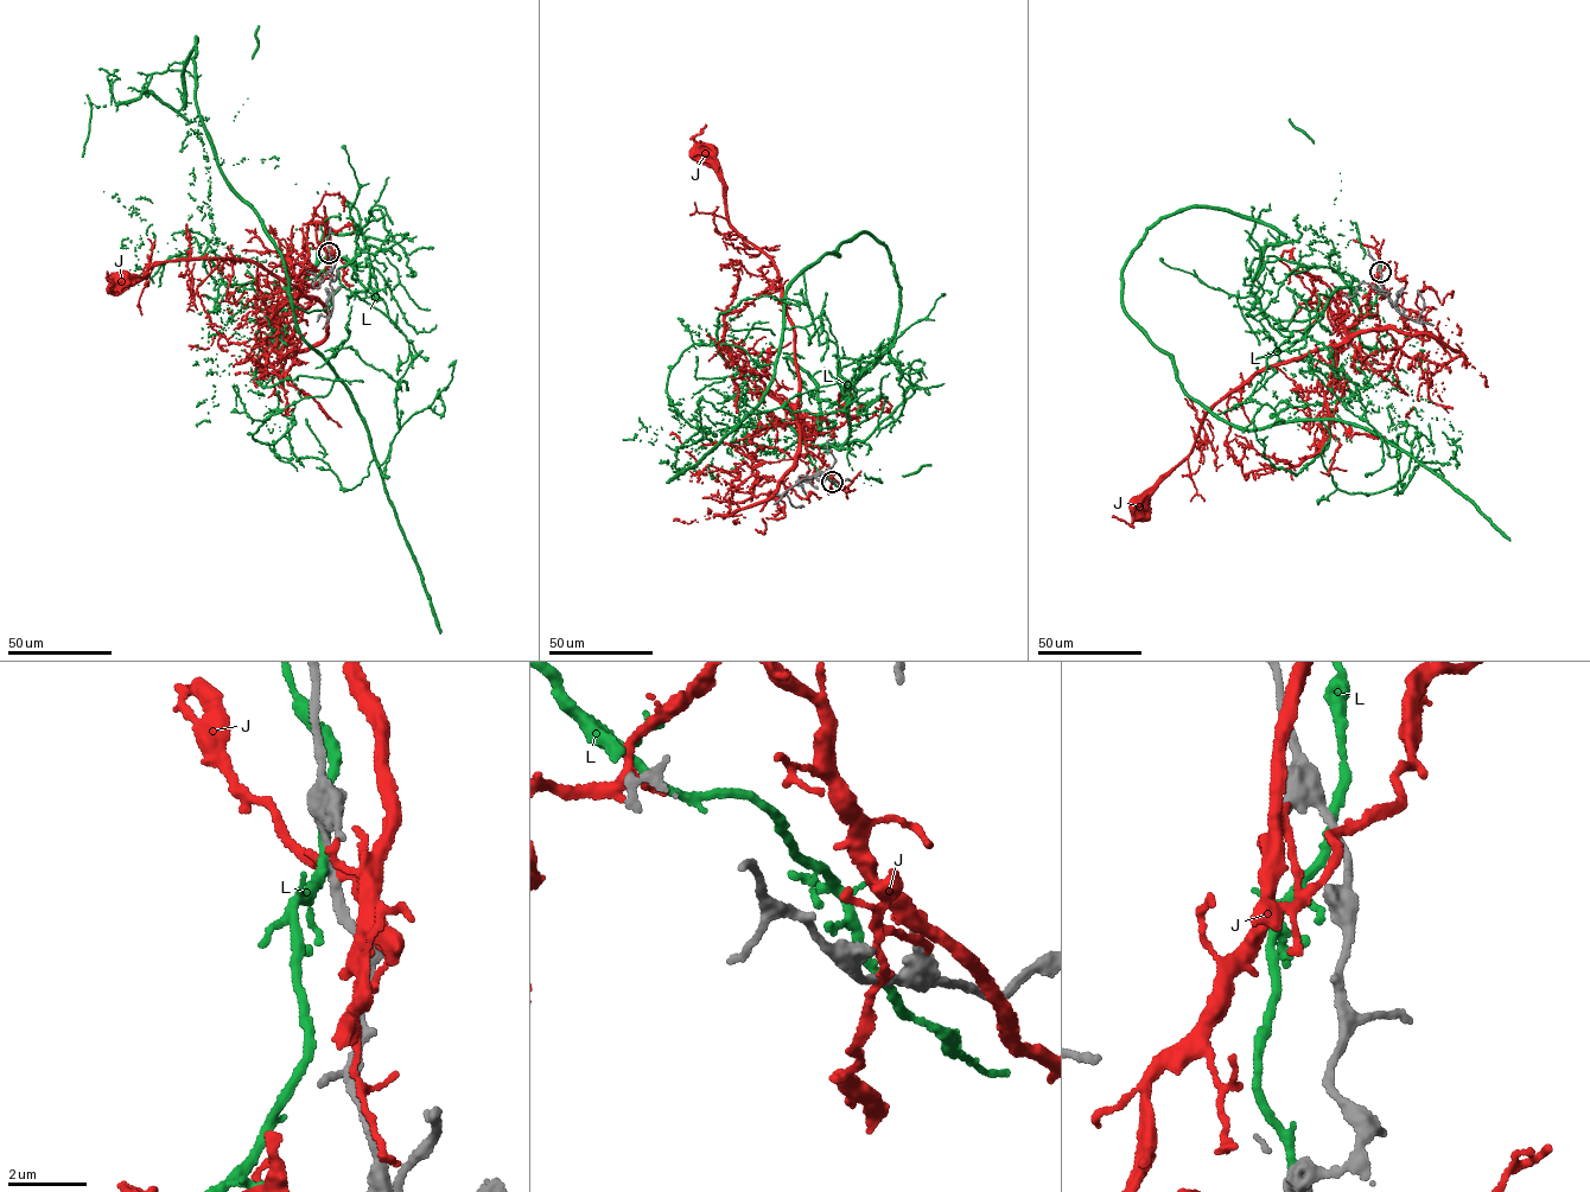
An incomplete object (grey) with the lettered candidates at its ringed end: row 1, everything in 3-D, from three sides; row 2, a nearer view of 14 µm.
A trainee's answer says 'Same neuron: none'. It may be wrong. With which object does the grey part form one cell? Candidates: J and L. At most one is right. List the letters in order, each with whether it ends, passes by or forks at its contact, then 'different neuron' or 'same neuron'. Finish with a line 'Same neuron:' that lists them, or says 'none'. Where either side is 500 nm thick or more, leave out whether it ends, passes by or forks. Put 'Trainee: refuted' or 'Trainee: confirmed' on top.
Trainee: refuted
J: it passes by; same neuron
L: it passes by; different neuron
Same neuron: J

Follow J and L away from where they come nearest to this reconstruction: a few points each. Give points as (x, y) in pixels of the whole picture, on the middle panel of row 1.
J: (832, 482), (795, 419), (794, 324), (778, 272), (730, 223), (720, 174), (706, 153)
L: (832, 482), (805, 446), (870, 362), (803, 271), (865, 233), (895, 337), (713, 476)

